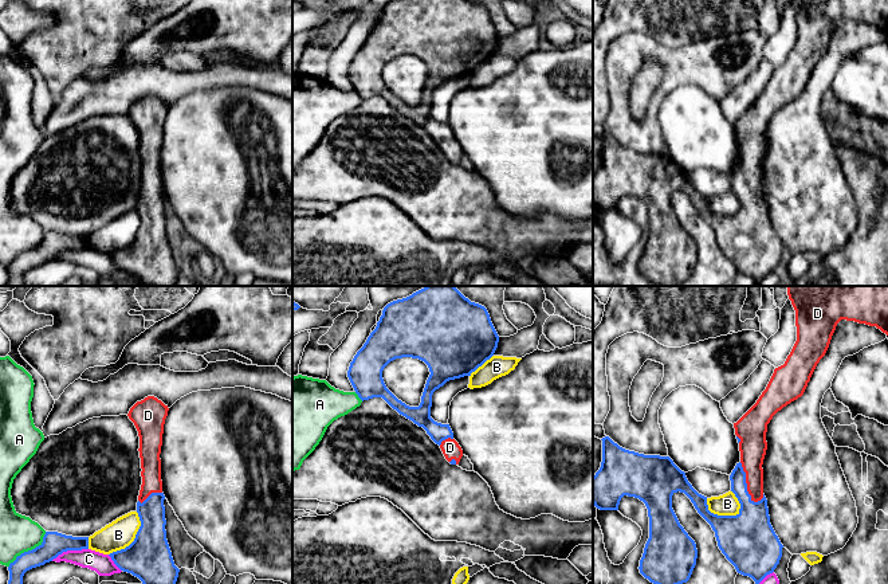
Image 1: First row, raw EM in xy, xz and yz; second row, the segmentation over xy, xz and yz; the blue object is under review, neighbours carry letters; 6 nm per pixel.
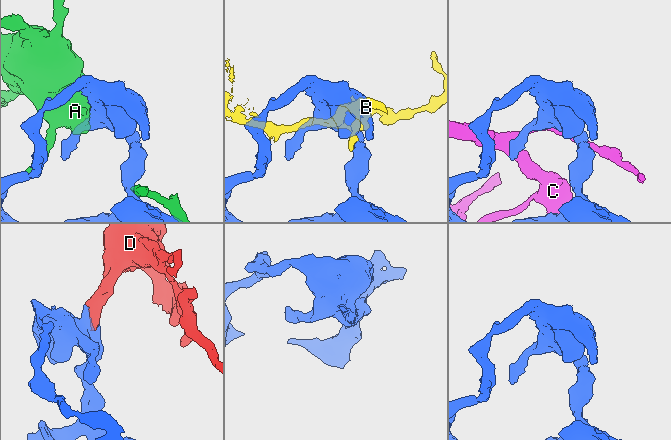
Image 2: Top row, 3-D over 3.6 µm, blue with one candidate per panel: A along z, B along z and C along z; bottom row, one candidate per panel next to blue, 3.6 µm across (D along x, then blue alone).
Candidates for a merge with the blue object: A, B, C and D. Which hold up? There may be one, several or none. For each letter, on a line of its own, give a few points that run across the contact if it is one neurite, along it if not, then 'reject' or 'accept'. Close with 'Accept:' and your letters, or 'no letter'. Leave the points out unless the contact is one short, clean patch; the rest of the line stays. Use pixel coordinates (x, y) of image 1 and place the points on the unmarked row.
A: reject
B: reject
C: reject
D: accept
Accept: D

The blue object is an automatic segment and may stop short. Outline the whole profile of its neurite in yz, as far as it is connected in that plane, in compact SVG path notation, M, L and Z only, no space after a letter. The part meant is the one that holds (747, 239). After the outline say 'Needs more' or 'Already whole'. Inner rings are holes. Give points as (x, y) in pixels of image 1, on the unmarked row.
M791 0L795 9L797 40L783 64L774 72L757 102L734 122L739 142L740 161L730 175L731 191L740 203L736 215L718 215L708 209L707 196L699 193L669 156L644 154L625 149L609 136L602 137L602 161L593 176L593 204L600 209L618 209L624 195L643 200L648 208L649 238L640 259L640 273L659 286L676 286L687 282L696 264L695 240L680 224L673 208L672 195L684 192L698 212L715 231L718 246L736 271L751 277L757 285L774 271L782 256L782 247L769 215L763 193L763 158L767 149L766 132L773 115L801 97L810 77L825 55L837 23L841 19L876 26L888 35L888 0Z. Needs more

